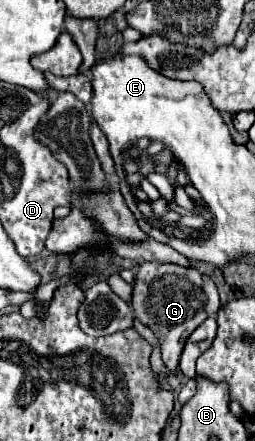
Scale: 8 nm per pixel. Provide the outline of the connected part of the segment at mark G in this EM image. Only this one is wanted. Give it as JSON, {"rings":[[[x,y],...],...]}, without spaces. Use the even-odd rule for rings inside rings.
{"rings":[[[141,262],[139,268],[135,270],[135,282],[133,282],[133,292],[131,292],[131,306],[139,322],[147,324],[155,336],[161,342],[161,358],[169,374],[177,374],[179,370],[179,358],[185,348],[185,342],[189,334],[209,316],[219,310],[219,294],[209,276],[203,276],[195,268],[181,268],[175,264],[159,264],[159,262]]]}

